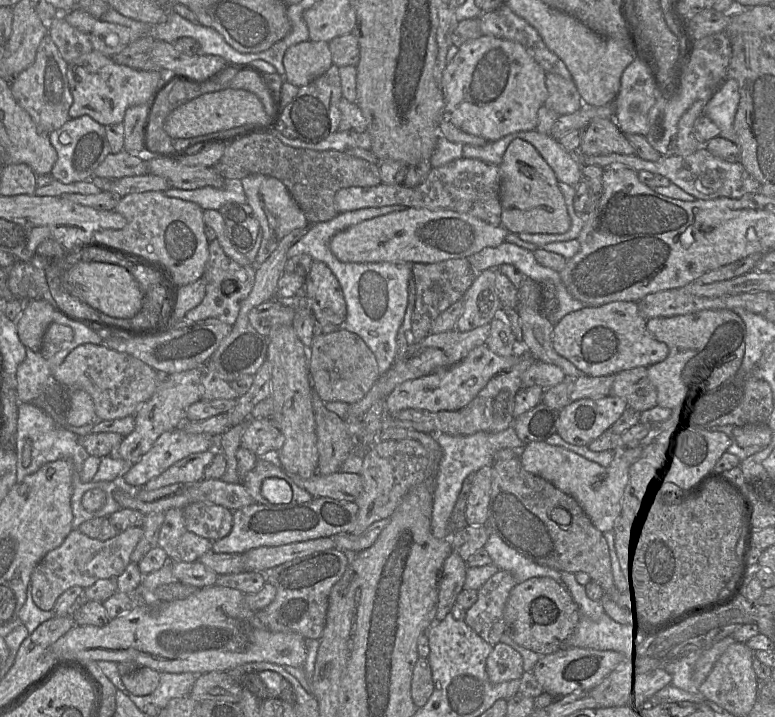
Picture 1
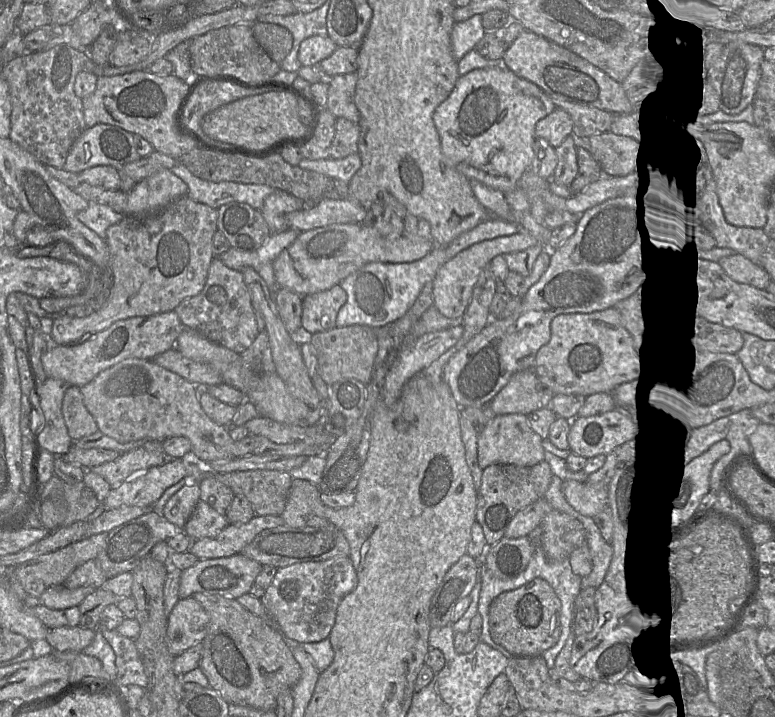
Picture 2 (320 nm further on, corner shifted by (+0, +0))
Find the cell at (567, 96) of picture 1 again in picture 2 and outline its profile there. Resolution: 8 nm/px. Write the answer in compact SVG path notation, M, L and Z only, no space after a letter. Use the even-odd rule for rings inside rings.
M557 107L537 123L535 132L539 140L557 148L573 135L574 122L565 110Z

